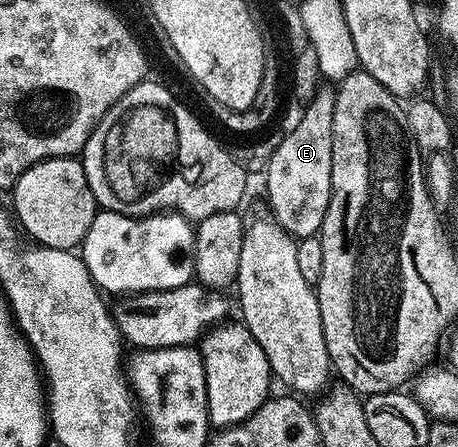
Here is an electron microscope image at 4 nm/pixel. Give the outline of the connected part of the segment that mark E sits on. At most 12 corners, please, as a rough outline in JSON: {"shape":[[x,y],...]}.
{"shape":[[319,91],[264,171],[269,215],[318,236],[332,190],[334,92]]}

